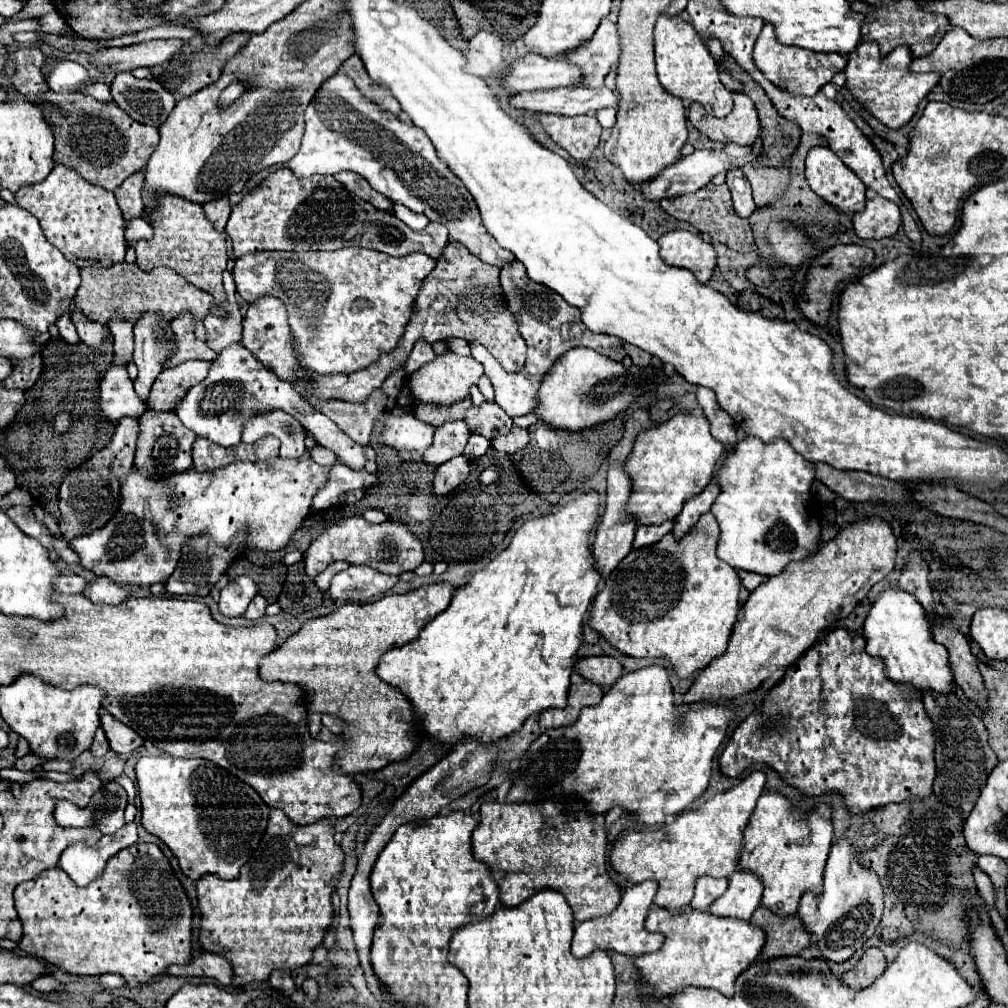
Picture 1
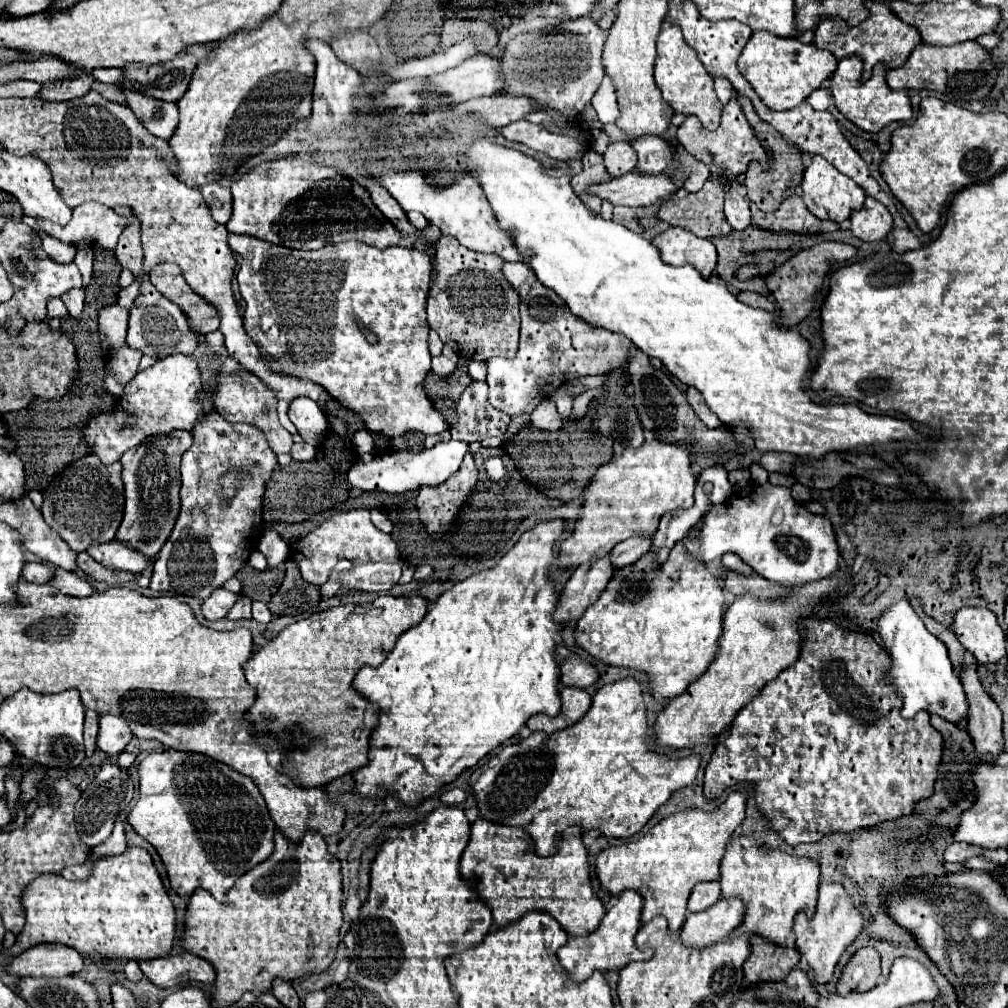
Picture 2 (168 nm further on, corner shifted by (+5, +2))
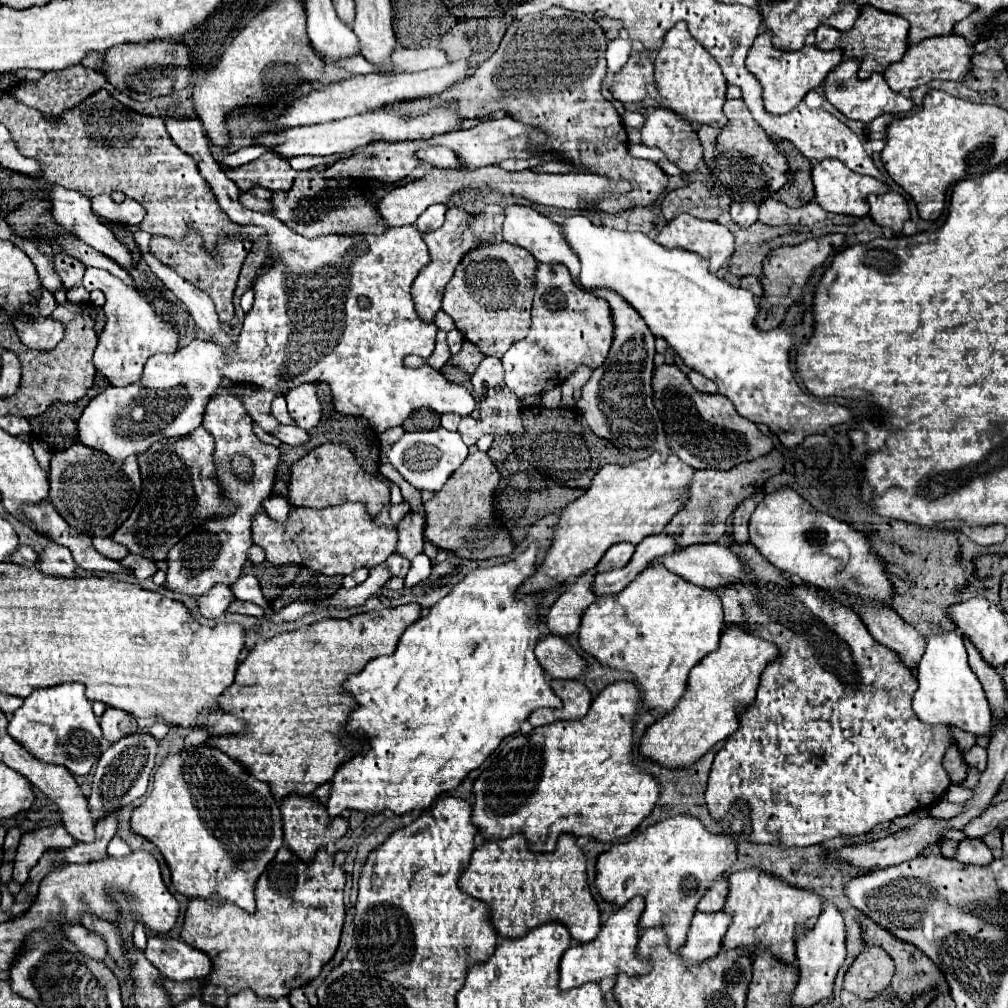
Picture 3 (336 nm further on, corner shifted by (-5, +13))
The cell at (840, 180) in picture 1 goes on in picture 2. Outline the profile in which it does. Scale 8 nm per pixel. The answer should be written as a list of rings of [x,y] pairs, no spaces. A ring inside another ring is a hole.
[[[820,155],[812,157],[812,163],[806,167],[804,181],[802,181],[802,201],[812,215],[816,215],[818,219],[830,219],[830,221],[842,223],[850,217],[852,211],[862,207],[864,199],[866,199],[866,193],[850,177],[844,177],[842,173],[838,173]]]

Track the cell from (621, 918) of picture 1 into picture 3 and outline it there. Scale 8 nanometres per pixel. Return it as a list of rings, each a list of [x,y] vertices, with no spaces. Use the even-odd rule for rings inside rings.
[[[634,896],[632,900],[628,900],[622,908],[618,908],[602,926],[602,930],[598,932],[598,936],[592,942],[586,944],[576,944],[572,948],[568,948],[562,956],[560,962],[560,988],[562,990],[572,990],[576,986],[582,986],[586,982],[592,980],[602,980],[608,976],[618,976],[620,972],[626,972],[628,976],[636,976],[636,974],[646,974],[652,970],[652,962],[644,960],[636,954],[636,944],[640,938],[640,916],[644,912],[644,898],[642,896]]]

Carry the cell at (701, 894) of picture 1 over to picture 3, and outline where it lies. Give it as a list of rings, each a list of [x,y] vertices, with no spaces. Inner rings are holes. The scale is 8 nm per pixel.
[[[718,878],[712,882],[712,886],[700,898],[698,910],[700,912],[716,912],[716,910],[724,908],[726,896],[728,896],[728,882],[724,878]]]

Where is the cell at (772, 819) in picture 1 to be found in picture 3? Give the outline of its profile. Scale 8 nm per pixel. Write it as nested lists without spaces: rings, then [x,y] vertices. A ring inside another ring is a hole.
[[[746,868],[746,870],[732,872],[728,882],[730,882],[730,892],[728,892],[724,908],[734,918],[722,940],[722,946],[726,950],[746,946],[752,952],[756,948],[768,948],[776,956],[780,956],[780,960],[792,964],[792,960],[796,958],[796,944],[794,944],[796,924],[802,922],[808,928],[816,924],[822,912],[820,894],[782,882],[774,874],[762,868]]]

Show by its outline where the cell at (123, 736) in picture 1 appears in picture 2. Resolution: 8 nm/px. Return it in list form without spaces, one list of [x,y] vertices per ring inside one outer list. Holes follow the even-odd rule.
[[[112,715],[100,717],[100,729],[98,729],[98,741],[96,741],[98,749],[114,757],[124,751],[130,739],[132,739],[132,731],[128,729],[128,723],[122,717],[112,717]]]

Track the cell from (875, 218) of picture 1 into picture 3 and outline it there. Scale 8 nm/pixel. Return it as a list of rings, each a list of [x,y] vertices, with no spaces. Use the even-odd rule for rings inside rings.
[[[886,192],[886,194],[872,194],[868,196],[870,204],[870,218],[874,224],[882,228],[892,228],[894,232],[902,230],[902,224],[910,218],[910,210],[906,200],[896,194],[896,192]]]

